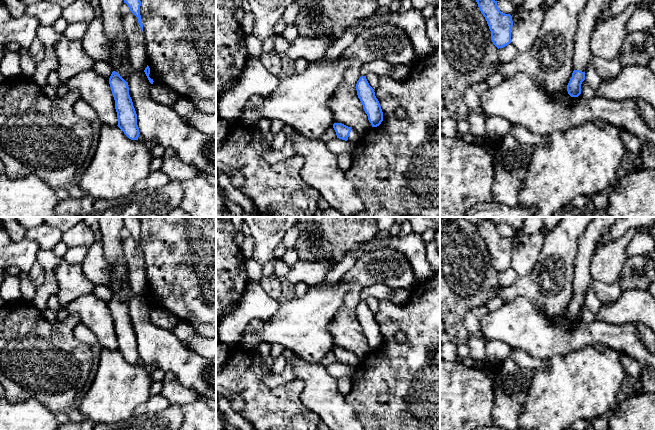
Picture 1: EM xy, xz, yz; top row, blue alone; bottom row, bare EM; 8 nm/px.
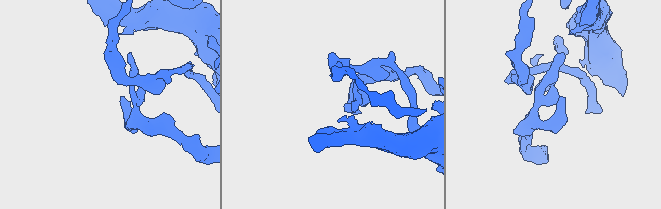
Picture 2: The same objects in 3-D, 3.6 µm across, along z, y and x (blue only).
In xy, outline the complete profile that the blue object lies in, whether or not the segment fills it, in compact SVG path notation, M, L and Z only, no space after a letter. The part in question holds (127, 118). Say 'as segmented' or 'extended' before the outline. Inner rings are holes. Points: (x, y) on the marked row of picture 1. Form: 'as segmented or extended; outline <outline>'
as segmented; outline M113 71L109 84L115 100L115 109L118 118L118 127L131 140L138 140L139 128L137 125L137 114L129 95L128 82L120 74Z

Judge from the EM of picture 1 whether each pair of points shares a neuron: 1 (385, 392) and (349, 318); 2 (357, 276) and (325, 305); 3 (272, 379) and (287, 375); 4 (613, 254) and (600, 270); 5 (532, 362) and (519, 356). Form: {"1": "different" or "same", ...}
{"1": "different", "2": "different", "3": "same", "4": "same", "5": "same"}

